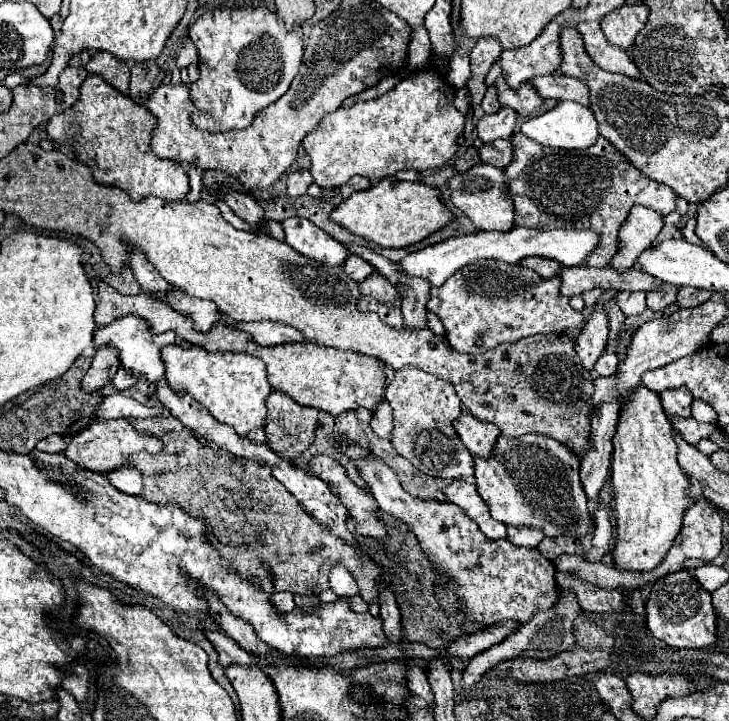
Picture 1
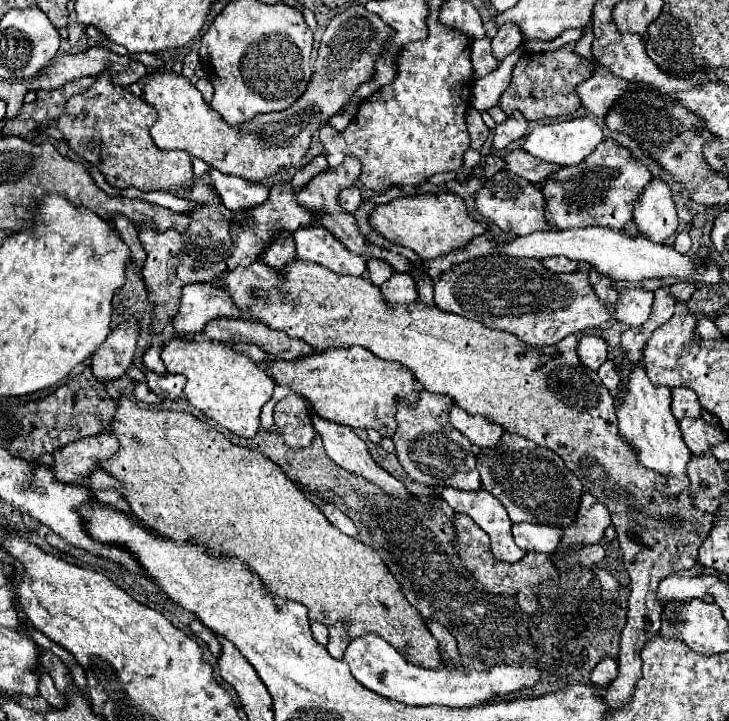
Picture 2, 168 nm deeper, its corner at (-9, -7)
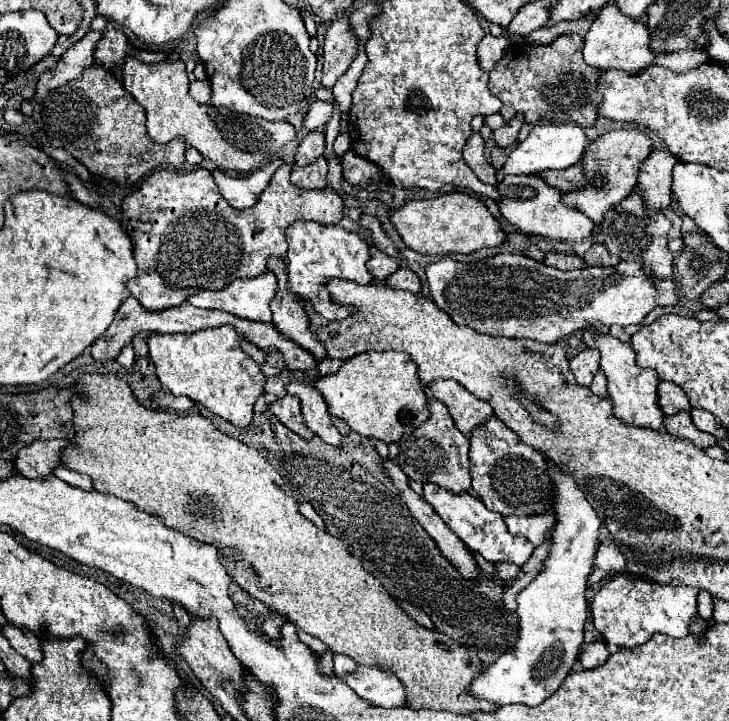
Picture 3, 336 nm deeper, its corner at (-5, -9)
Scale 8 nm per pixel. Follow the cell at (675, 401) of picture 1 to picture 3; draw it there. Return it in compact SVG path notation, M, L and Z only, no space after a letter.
M659 382L659 406L665 416L673 416L683 410L691 412L687 394L673 382Z

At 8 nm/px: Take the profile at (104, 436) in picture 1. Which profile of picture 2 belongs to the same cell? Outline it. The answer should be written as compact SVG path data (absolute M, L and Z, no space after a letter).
M101 432L55 450L51 470L59 482L83 484L81 480L97 470L97 460L105 460L117 450L119 442L115 436L111 432Z

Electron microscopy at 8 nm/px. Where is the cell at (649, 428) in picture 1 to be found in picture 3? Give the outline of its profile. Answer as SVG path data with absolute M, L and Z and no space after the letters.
M587 330L583 332L583 340L589 348L597 348L601 352L601 370L607 376L607 390L609 398L613 402L613 416L621 422L637 428L651 428L661 434L665 434L665 416L659 408L659 396L657 396L657 384L659 376L655 370L643 370L635 364L635 352L629 344L613 338L611 334L591 336Z

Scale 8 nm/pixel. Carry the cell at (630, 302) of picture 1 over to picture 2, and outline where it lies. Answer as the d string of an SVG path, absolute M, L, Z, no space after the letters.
M481 256L447 270L437 280L435 304L445 312L477 320L487 328L511 332L529 346L549 346L557 344L567 334L597 328L607 320L625 322L629 328L641 326L649 318L653 292L643 288L625 288L619 292L617 304L607 308L597 300L591 278L585 272L555 274L543 268L539 260L531 258Z

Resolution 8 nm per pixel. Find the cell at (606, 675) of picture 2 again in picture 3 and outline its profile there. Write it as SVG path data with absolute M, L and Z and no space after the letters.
M593 642L583 650L583 654L579 658L579 664L581 664L583 670L593 670L597 666L603 666L607 662L609 654L611 652L607 650L607 646L603 642Z

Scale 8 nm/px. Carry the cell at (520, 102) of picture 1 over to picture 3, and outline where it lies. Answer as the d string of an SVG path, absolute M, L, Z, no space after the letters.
M565 34L559 36L549 46L529 46L527 42L513 44L507 48L503 58L497 62L497 66L489 72L489 90L493 96L497 96L503 106L499 114L509 122L517 112L525 116L525 122L531 126L537 124L579 124L579 126L591 126L597 118L595 106L599 104L601 94L597 92L597 78L599 70L591 68L583 60L583 38L577 34Z

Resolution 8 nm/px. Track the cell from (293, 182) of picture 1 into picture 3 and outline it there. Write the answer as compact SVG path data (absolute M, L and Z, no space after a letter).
M317 128L303 138L295 154L295 166L309 166L317 158L321 158L323 152L325 152L325 130Z

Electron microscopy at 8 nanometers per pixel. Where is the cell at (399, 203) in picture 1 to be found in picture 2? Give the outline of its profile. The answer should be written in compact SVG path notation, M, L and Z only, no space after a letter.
M453 192L437 196L403 196L389 204L375 206L371 214L371 226L389 242L415 250L423 260L457 252L487 230L485 222L477 222L467 214L463 198Z

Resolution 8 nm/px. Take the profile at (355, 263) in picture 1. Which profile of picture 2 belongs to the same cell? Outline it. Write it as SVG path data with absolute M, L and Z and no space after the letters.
M369 260L369 262L367 262L367 272L365 272L365 276L367 276L375 286L381 286L393 272L395 272L395 270L393 270L387 262L383 262L383 260Z

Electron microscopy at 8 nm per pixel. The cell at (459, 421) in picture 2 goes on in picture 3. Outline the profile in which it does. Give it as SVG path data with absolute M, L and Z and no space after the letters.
M437 380L431 384L431 392L449 408L455 428L465 436L471 436L475 428L483 426L493 416L493 408L489 406L489 402L475 398L455 380Z

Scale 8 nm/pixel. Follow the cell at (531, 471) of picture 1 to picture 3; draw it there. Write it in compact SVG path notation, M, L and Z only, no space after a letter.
M491 416L475 434L471 434L471 478L473 490L483 504L501 516L535 516L555 512L555 484L549 476L549 460L523 444L513 430Z

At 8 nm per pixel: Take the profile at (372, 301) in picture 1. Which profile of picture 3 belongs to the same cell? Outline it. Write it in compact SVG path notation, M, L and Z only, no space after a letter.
M399 268L397 272L393 272L385 280L385 284L391 286L391 288L397 288L397 290L413 292L413 294L417 294L421 290L421 280L419 280L419 276L411 268Z

